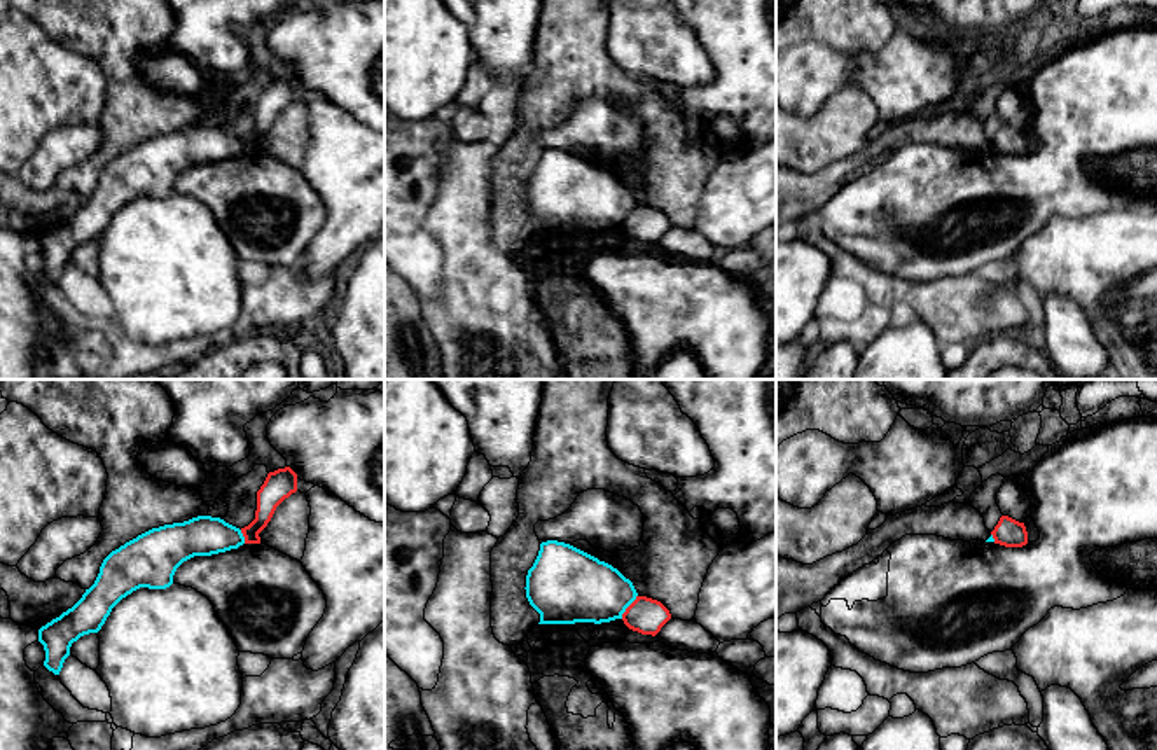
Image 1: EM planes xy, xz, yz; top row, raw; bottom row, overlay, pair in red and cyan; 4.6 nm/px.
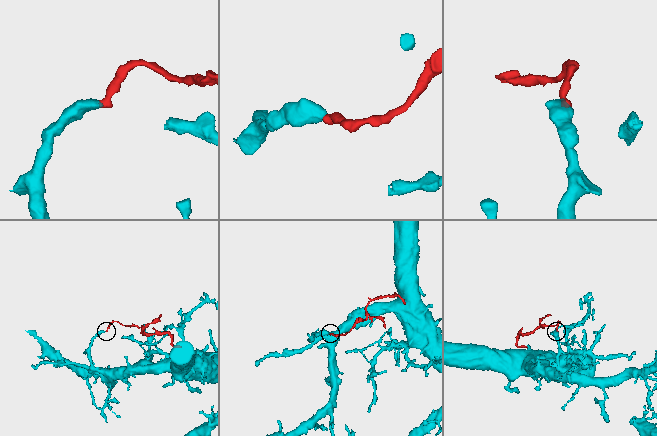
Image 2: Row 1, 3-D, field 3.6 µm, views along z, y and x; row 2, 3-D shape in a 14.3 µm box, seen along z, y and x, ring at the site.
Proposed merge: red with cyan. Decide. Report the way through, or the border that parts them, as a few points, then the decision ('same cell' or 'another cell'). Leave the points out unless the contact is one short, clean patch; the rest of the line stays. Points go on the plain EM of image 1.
along xz (637, 203), (621, 226) | another cell

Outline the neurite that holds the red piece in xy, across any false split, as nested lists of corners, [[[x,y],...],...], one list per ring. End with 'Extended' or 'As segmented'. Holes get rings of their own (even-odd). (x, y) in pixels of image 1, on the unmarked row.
[[[278,77],[269,80],[264,93],[257,100],[257,119],[255,128],[241,136],[245,152],[260,152],[259,142],[271,129],[276,115],[297,100],[297,82],[290,77]]]. As segmented

